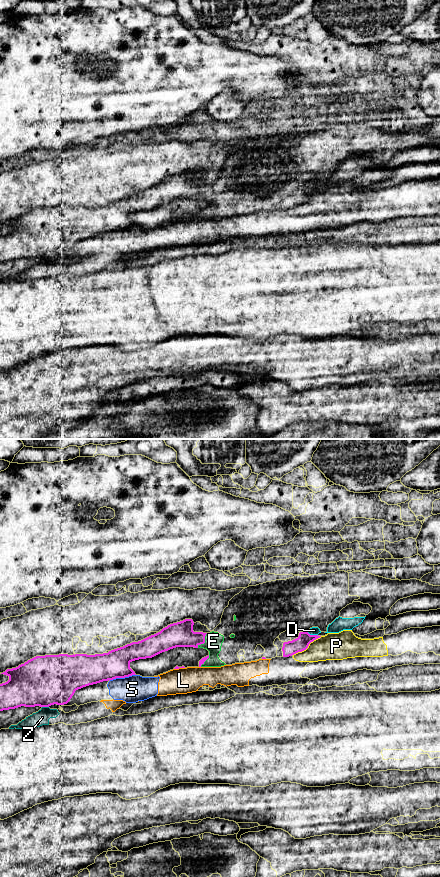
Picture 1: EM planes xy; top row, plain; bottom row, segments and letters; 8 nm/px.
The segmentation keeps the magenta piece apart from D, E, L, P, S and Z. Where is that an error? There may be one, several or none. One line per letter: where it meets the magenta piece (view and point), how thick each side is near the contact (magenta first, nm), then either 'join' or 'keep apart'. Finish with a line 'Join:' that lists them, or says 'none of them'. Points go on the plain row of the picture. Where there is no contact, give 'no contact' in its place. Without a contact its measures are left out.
D: xy (312, 187) | 120/60 nm | keep apart
E: xy (204, 193) | 200/140 nm | join
L: xy (179, 219) | 20/200 nm | keep apart
P: xy (307, 199) | 120/220 nm | keep apart
S: xy (122, 229) | 240/220 nm | keep apart
Z: xy (45, 258) | 400/120 nm | keep apart
Join: E

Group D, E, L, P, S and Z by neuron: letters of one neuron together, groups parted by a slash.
D / E / L P S Z

